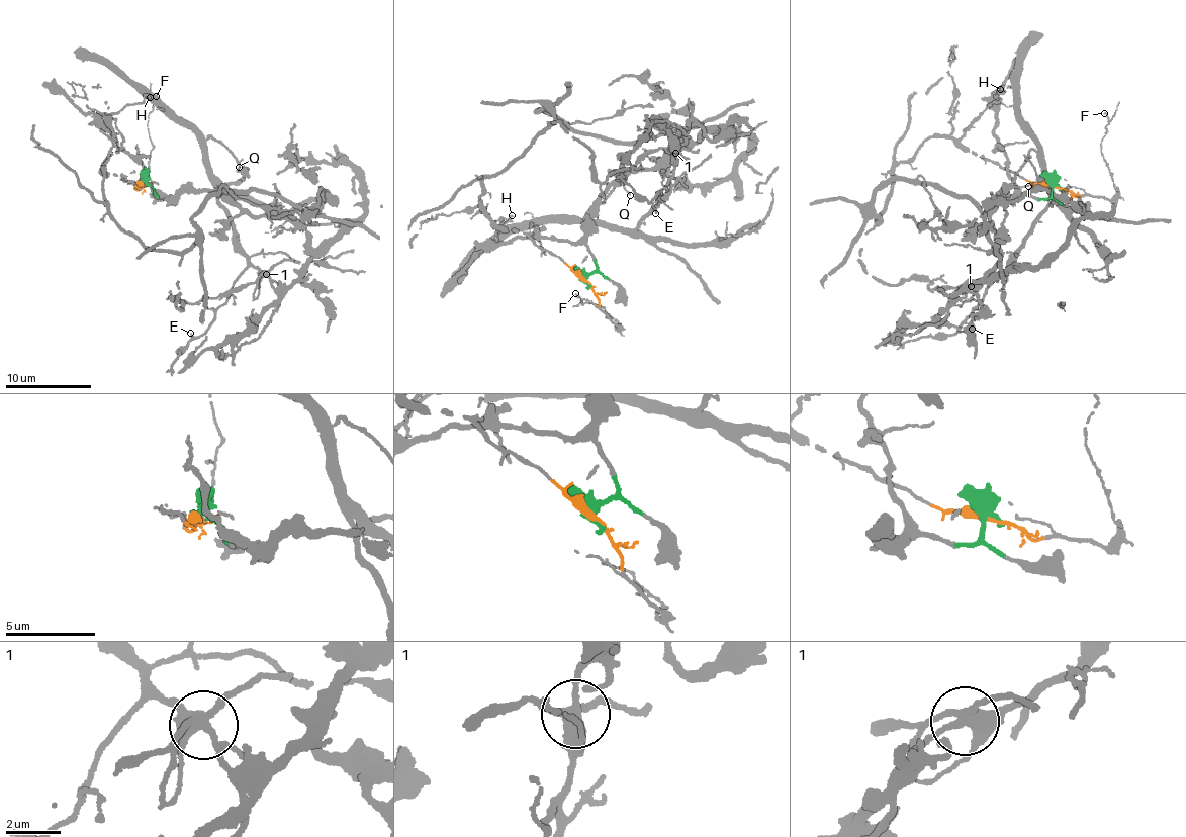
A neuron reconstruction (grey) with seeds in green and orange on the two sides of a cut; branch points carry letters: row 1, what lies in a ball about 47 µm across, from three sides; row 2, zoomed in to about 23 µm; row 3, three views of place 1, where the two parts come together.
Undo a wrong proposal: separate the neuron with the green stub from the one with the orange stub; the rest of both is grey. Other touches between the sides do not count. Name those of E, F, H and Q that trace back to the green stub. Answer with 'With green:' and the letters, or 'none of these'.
With green: E, H, Q

